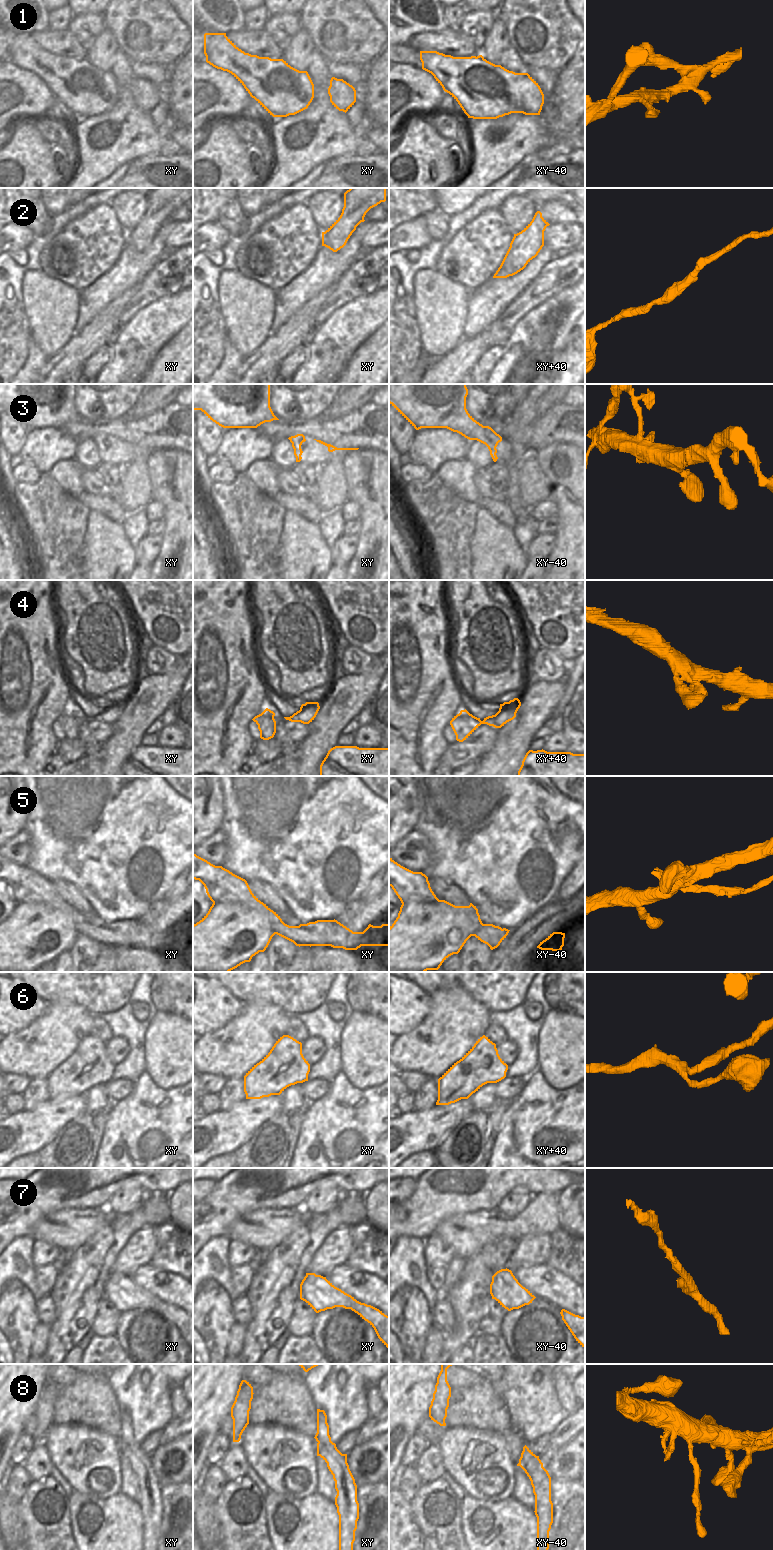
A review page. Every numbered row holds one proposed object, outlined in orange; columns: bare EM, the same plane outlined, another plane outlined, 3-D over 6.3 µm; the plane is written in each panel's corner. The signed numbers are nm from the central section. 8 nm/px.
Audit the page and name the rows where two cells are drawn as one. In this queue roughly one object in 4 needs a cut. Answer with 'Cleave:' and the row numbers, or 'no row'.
Cleave: 5, 7, 8.

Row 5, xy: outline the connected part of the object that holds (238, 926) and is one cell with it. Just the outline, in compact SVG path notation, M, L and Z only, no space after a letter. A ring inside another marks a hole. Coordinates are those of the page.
M193 852L193 879L199 880L213 902L208 913L193 925L193 972L230 972L259 952L264 952L272 937L277 934L296 946L320 946L320 939L313 930L307 930L304 924L289 926L280 916L261 902L251 891L247 881L222 866L215 866Z

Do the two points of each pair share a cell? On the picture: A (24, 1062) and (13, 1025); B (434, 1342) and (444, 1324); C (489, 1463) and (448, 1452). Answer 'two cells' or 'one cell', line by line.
A: two cells
B: two cells
C: one cell

